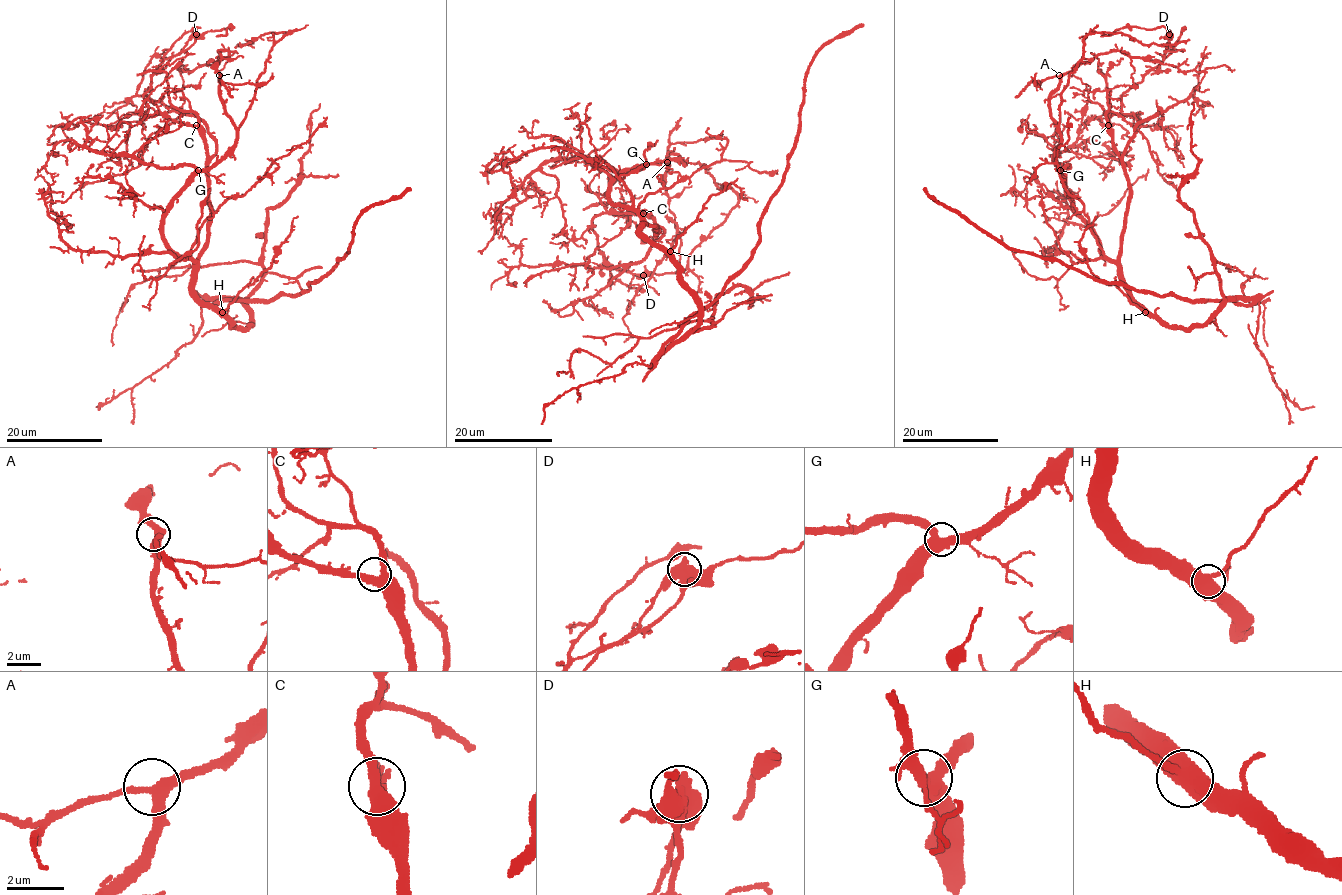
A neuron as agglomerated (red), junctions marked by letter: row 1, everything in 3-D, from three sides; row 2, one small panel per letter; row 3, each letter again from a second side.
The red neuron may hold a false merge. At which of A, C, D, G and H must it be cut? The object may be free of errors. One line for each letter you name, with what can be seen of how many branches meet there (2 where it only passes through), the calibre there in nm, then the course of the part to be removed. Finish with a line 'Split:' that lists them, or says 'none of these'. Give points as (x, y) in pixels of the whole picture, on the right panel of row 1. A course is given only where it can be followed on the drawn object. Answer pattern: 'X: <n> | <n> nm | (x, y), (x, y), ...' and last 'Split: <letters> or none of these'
D: 3 | 500 nm | (1169, 33), (1164, 26), (1127, 26), (1101, 36)
Split: D

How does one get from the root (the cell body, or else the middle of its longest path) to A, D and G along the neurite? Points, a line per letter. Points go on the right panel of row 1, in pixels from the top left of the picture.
A: (1143, 306), (1066, 193), (1056, 159), (1059, 127), (1049, 111), (1059, 75)
D: (1143, 306), (1125, 288), (1121, 271), (1128, 177), (1108, 114), (1118, 114), (1121, 97), (1161, 62), (1169, 33)
G: (1143, 306), (1125, 288), (1121, 270), (1103, 255), (1094, 229), (1076, 210), (1066, 193), (1066, 177), (1060, 170)

